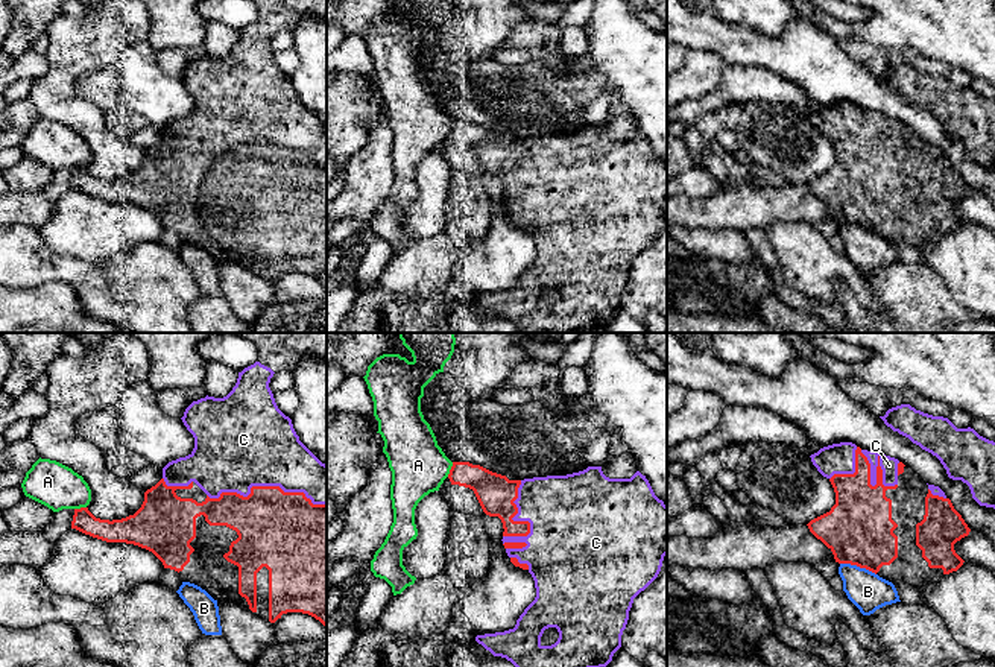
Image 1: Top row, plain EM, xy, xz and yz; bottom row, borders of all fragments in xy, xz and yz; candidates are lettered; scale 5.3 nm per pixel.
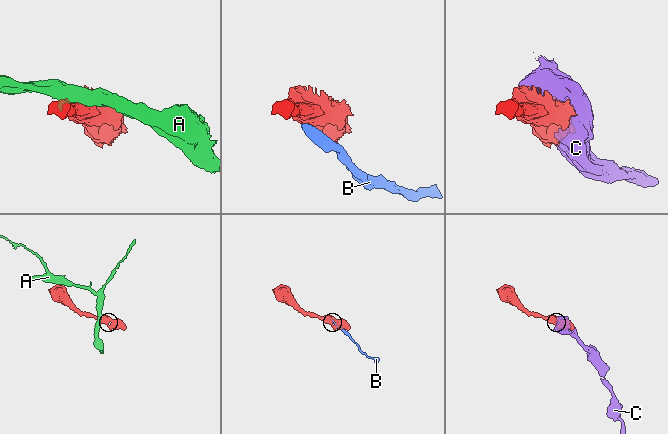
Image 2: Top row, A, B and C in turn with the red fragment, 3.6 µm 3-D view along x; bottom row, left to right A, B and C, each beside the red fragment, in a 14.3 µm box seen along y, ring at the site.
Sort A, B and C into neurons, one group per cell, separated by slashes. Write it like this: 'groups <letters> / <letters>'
groups A / B / C

